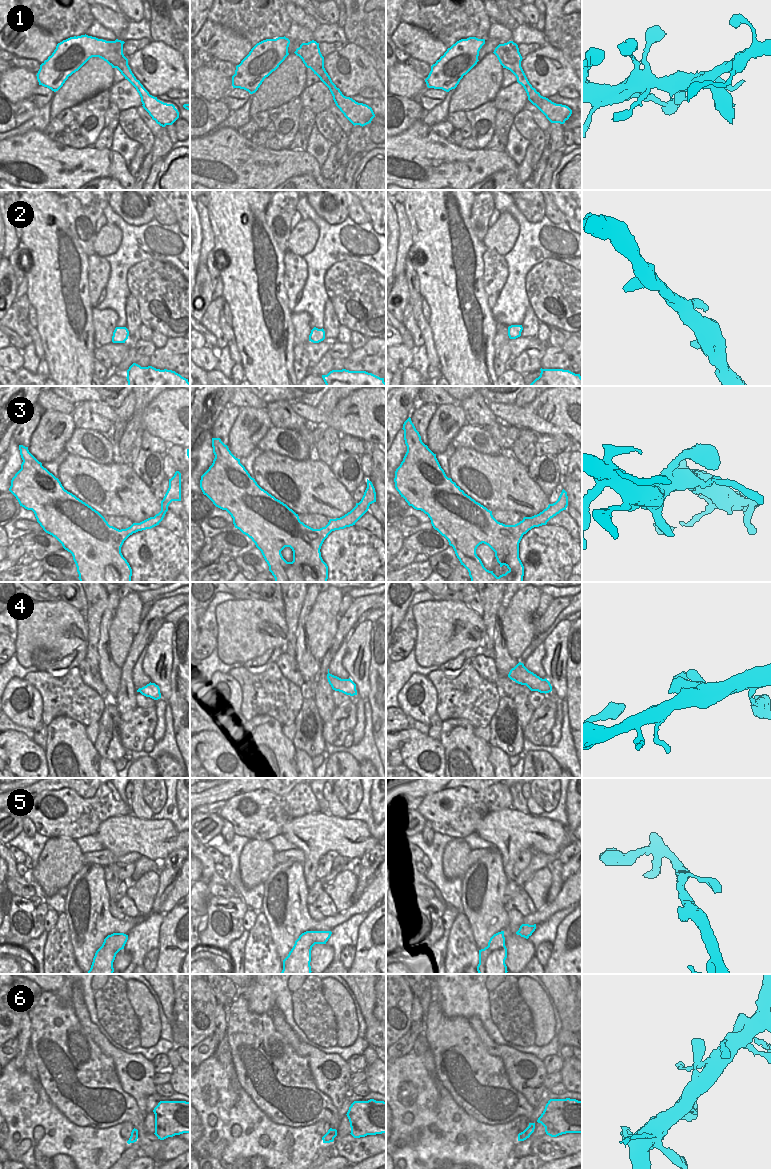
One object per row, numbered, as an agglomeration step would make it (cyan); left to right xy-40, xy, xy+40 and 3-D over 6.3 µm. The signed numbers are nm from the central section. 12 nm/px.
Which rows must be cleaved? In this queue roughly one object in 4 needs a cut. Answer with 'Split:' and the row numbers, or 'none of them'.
Split: 3

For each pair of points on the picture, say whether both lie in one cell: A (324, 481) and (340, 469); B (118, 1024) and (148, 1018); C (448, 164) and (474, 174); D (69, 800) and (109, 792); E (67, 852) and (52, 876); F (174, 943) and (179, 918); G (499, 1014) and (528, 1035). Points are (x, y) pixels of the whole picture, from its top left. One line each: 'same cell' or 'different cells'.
A: different cells
B: different cells
C: same cell
D: same cell
E: same cell
F: same cell
G: same cell

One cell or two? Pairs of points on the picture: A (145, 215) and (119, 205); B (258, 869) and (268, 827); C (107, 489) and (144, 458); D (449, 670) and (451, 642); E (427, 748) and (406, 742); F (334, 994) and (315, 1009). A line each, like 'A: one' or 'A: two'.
A: one
B: two
C: two
D: two
E: one
F: two

